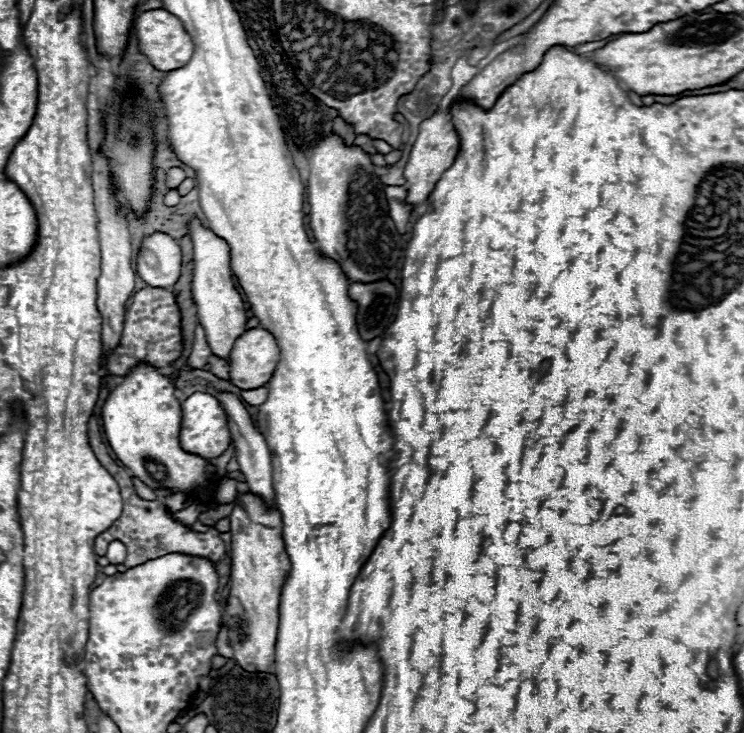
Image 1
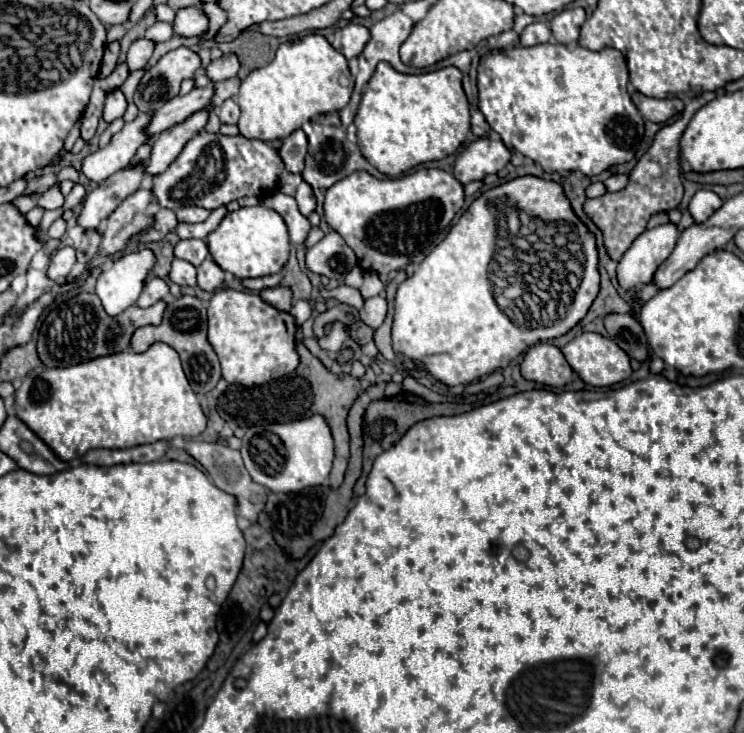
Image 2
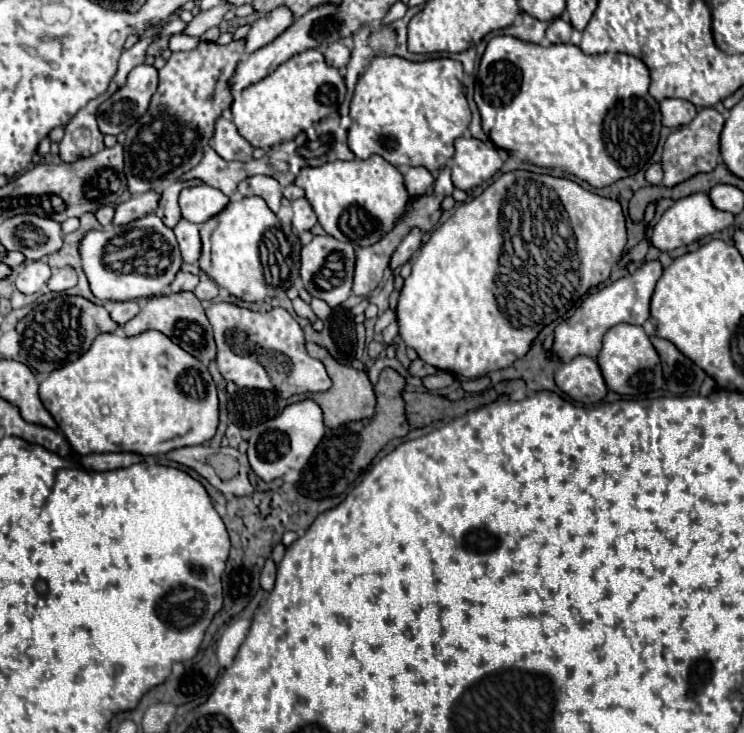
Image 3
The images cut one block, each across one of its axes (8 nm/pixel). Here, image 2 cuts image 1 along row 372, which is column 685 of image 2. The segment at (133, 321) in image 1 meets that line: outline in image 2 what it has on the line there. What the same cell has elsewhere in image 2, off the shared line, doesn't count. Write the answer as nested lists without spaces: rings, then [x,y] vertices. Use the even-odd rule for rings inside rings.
[[[702,92],[702,94],[698,94],[698,96],[694,96],[692,100],[686,102],[682,118],[678,122],[670,124],[670,126],[664,126],[656,134],[656,140],[650,146],[650,150],[638,160],[638,164],[630,172],[628,184],[626,184],[624,190],[606,192],[604,196],[598,196],[598,198],[586,198],[584,212],[602,230],[604,248],[606,248],[606,252],[608,252],[608,256],[612,260],[620,260],[622,258],[622,254],[630,248],[634,238],[646,230],[648,218],[652,214],[674,210],[680,204],[682,194],[684,194],[684,186],[682,186],[680,172],[678,172],[680,136],[682,136],[684,128],[688,126],[690,118],[694,116],[694,112],[698,108],[702,108],[706,102],[714,100],[714,98],[716,98],[716,92]]]

